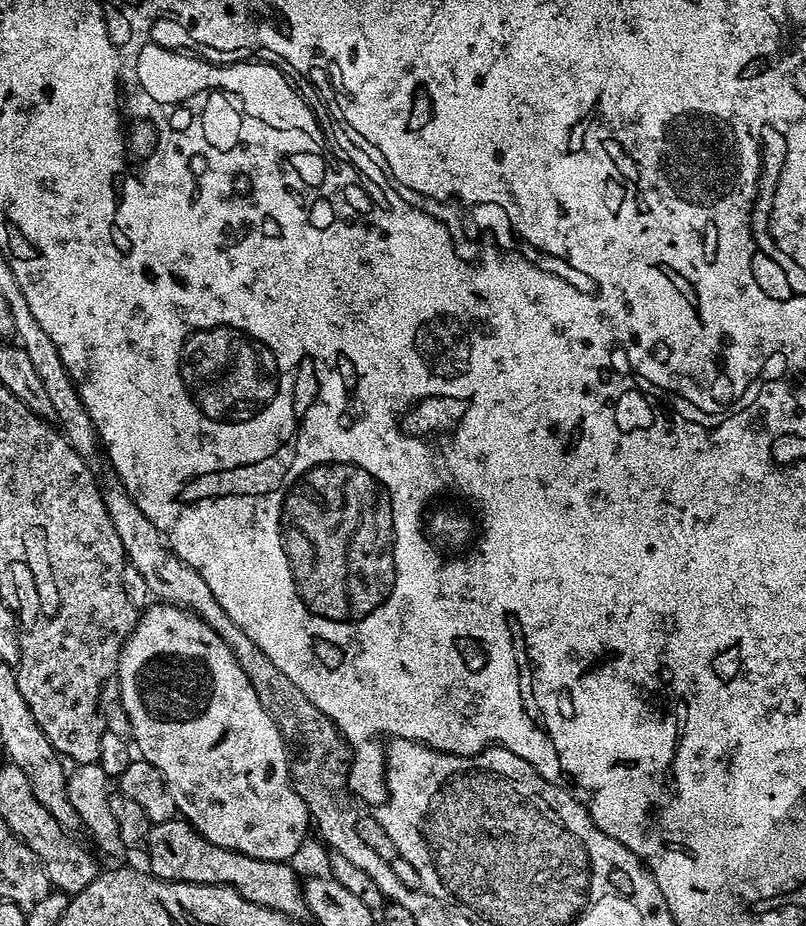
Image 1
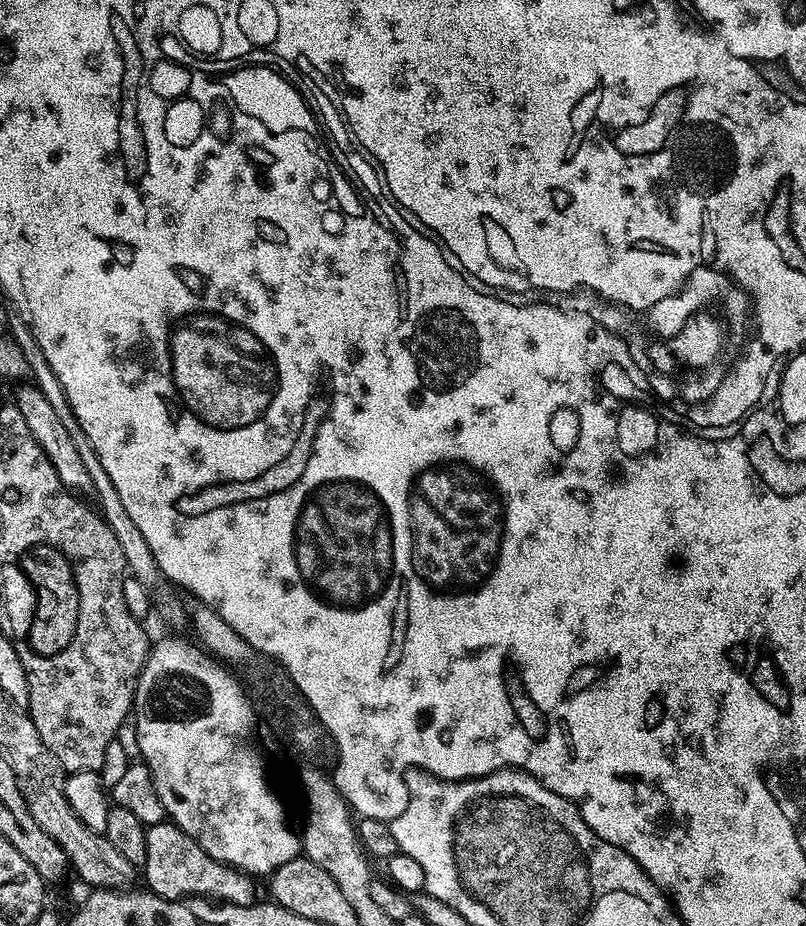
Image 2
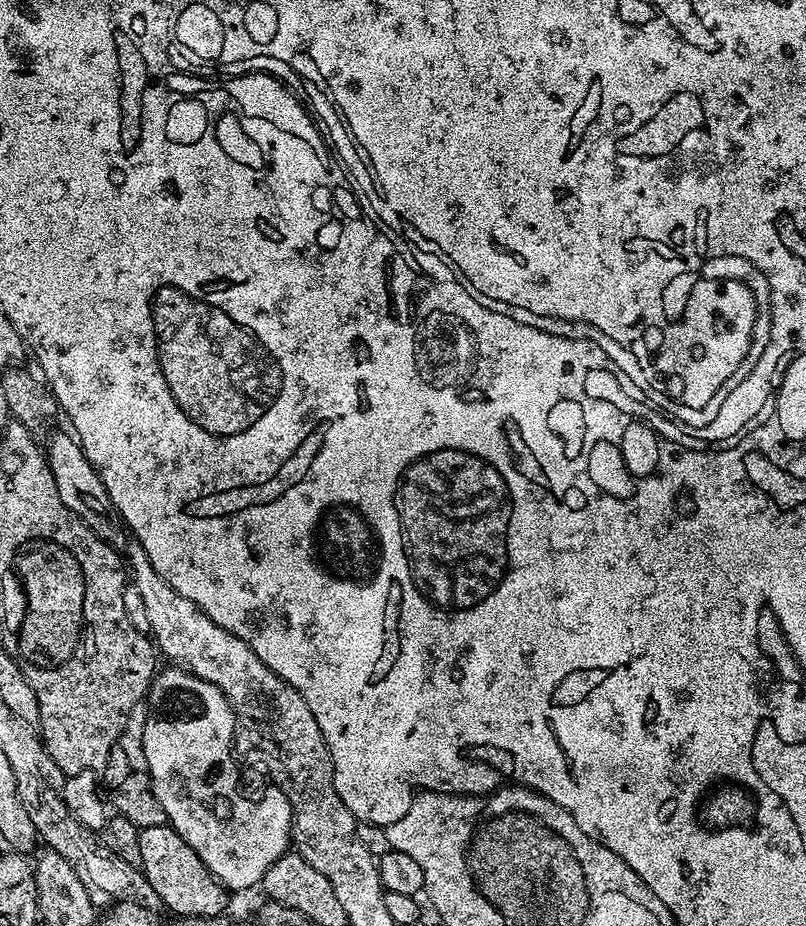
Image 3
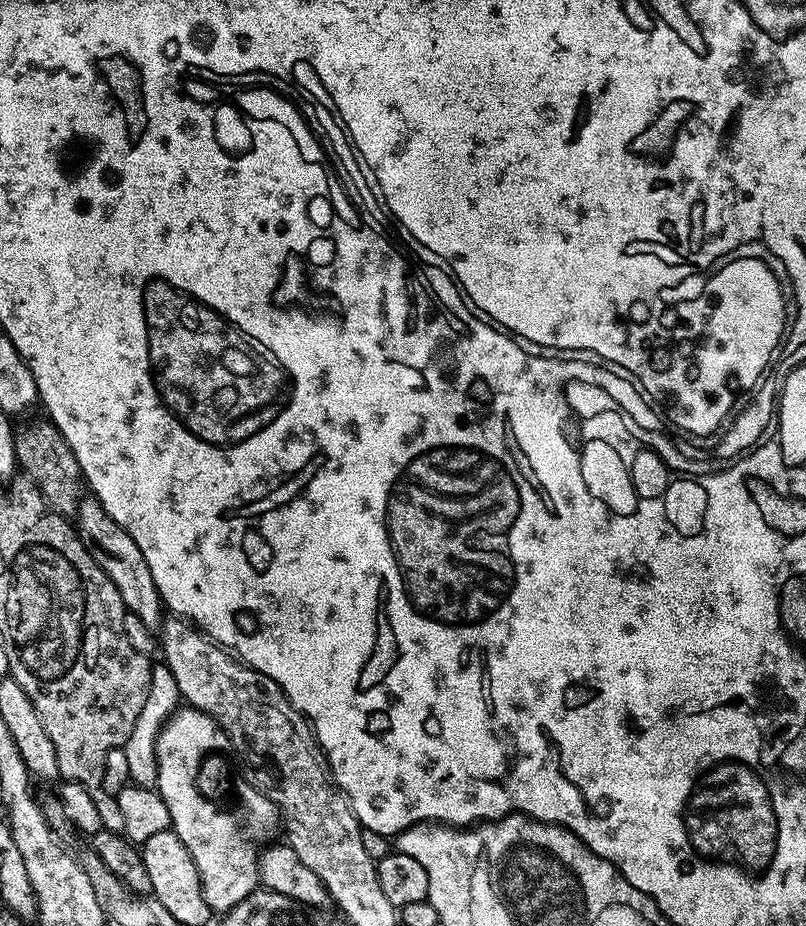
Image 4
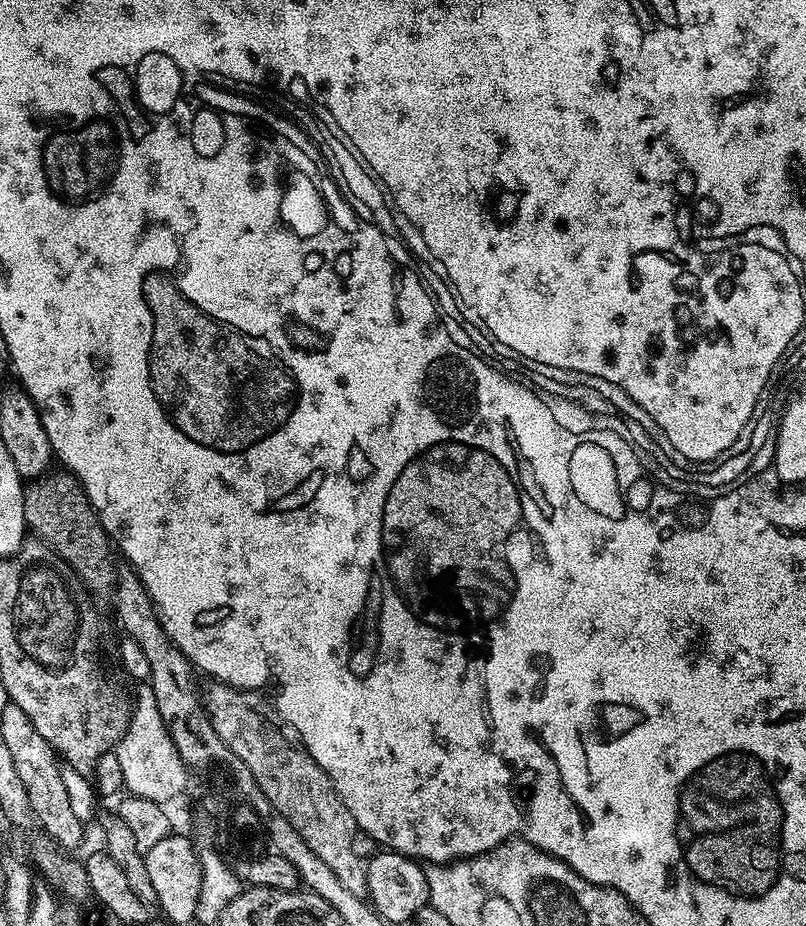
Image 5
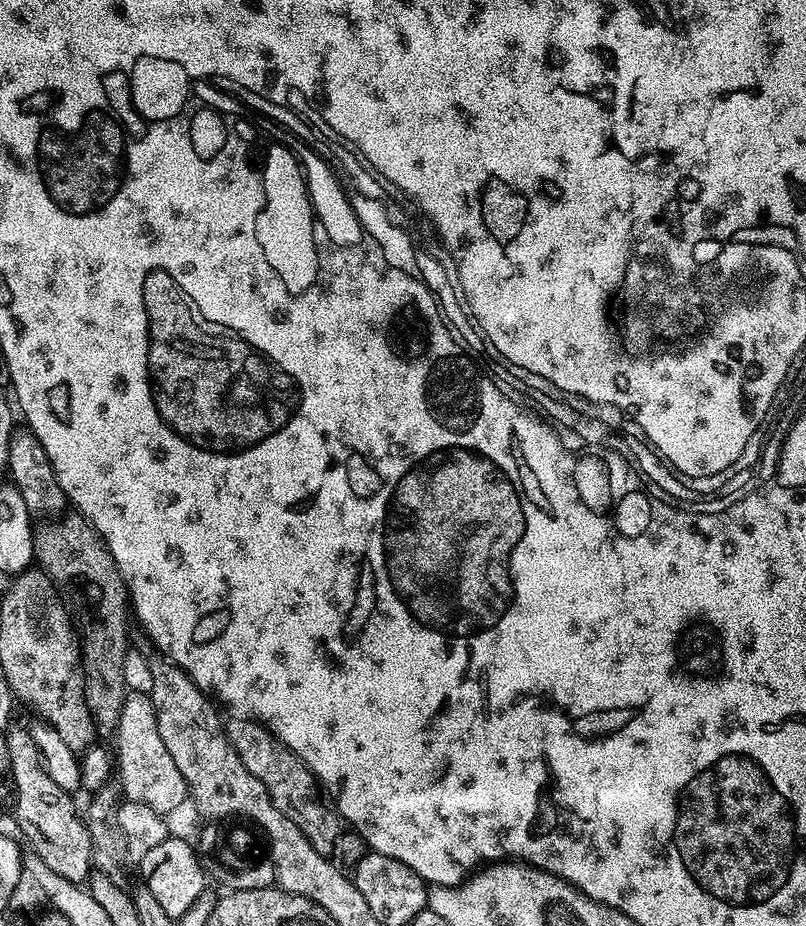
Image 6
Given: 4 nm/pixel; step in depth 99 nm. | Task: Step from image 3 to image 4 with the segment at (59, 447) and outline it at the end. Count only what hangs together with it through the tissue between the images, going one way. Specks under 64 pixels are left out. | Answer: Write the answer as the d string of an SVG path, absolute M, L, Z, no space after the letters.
M88 494L81 499L79 506L74 513L74 527L88 548L88 553L102 566L102 570L118 586L118 594L122 594L122 602L125 609L138 618L142 618L142 626L149 630L159 629L162 621L165 619L164 601L158 594L158 586L154 586L154 574L150 574L150 566L146 566L146 558L142 558L142 550L138 550L138 542L106 514L106 510L100 505L96 497Z

